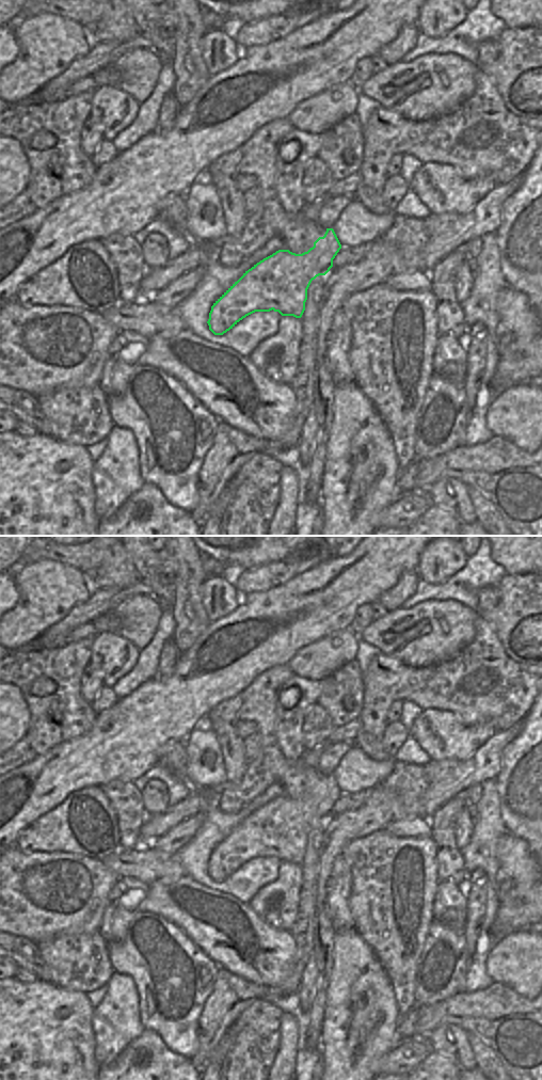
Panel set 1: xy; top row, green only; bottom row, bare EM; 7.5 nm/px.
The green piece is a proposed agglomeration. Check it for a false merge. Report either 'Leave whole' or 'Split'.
Split.

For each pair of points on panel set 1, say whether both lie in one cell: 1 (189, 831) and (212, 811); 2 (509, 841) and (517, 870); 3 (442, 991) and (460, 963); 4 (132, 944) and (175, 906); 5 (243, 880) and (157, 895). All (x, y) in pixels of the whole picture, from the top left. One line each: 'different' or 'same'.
1: different
2: same
3: same
4: different
5: different

